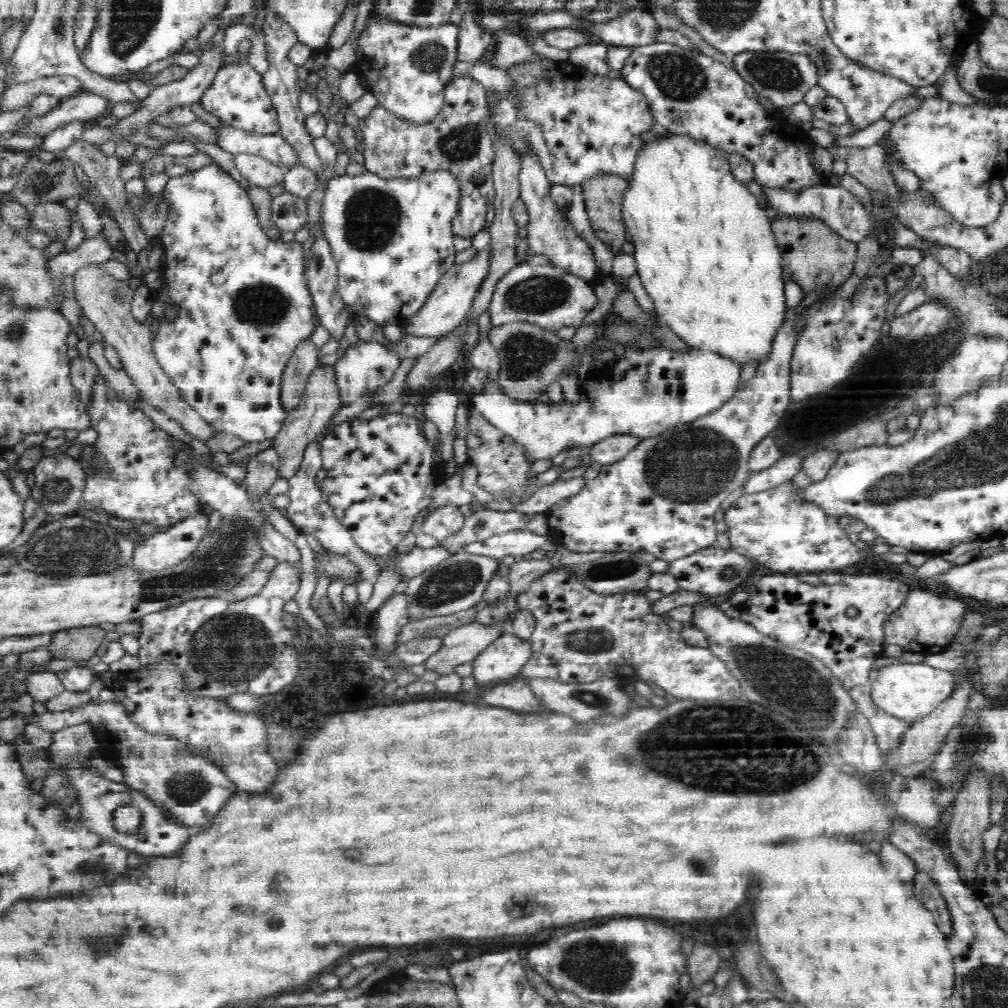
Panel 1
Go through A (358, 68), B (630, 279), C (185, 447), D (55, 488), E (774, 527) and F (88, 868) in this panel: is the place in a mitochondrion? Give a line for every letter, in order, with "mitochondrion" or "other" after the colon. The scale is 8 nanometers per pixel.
A: other
B: other
C: other
D: mitochondrion
E: other
F: mitochondrion

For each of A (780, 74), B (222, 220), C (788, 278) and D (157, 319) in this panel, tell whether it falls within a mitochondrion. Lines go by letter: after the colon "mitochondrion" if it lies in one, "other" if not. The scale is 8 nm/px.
A: mitochondrion
B: other
C: other
D: other

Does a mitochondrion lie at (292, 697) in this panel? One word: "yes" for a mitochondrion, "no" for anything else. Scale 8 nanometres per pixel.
no

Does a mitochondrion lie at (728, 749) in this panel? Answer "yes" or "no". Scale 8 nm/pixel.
yes

